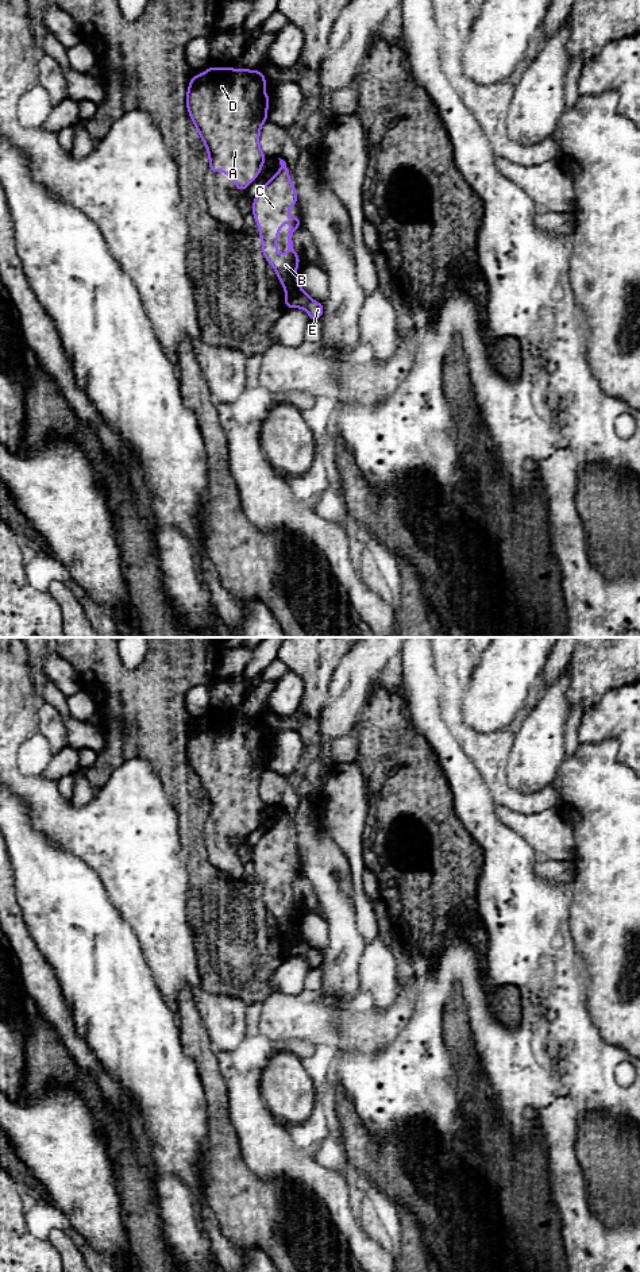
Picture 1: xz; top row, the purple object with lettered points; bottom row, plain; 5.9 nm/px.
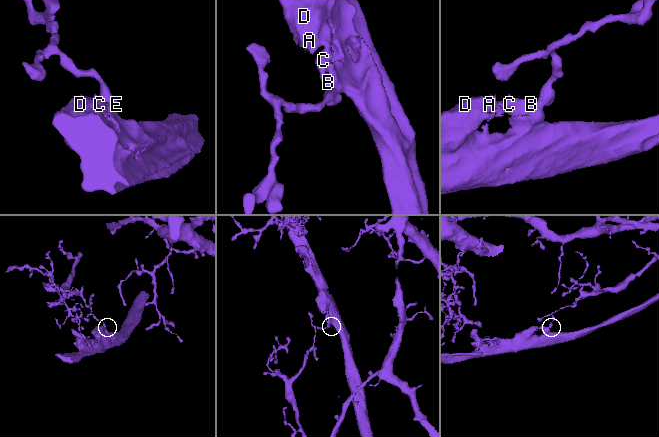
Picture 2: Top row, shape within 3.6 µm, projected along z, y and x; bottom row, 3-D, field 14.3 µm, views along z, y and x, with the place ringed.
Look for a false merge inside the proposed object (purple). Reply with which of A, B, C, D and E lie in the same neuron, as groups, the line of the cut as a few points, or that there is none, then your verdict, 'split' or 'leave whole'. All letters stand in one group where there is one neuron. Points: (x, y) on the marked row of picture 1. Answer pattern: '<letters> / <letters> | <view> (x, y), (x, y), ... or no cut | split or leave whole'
A B C D / E | xz (297, 282), (286, 290) | split

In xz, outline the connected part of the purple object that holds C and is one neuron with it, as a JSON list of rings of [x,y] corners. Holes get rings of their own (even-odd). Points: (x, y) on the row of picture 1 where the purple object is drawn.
[[[278,158],[278,159],[279,159],[279,165],[281,165],[282,169],[278,170],[278,171],[275,173],[275,176],[274,176],[273,178],[270,178],[270,180],[266,182],[266,185],[262,188],[262,190],[254,197],[254,204],[252,204],[252,211],[251,211],[251,213],[254,215],[254,217],[255,217],[255,220],[257,220],[257,224],[258,224],[258,228],[259,228],[258,234],[259,234],[261,238],[262,238],[262,254],[265,255],[266,261],[274,267],[274,270],[275,270],[275,273],[277,273],[277,275],[278,275],[278,280],[279,280],[279,282],[281,282],[284,290],[288,290],[288,289],[290,289],[290,288],[293,288],[293,286],[296,286],[296,285],[298,284],[298,275],[297,275],[297,273],[296,273],[296,269],[297,269],[297,266],[298,266],[298,263],[300,263],[301,259],[300,259],[300,257],[296,254],[296,251],[294,251],[294,248],[293,248],[292,236],[293,236],[293,232],[294,232],[296,230],[301,228],[301,227],[300,227],[300,224],[301,224],[301,217],[300,217],[300,216],[296,216],[296,217],[292,217],[290,220],[288,219],[289,207],[290,207],[290,205],[292,205],[292,207],[296,207],[296,203],[297,203],[297,192],[296,192],[296,188],[293,186],[293,184],[292,184],[292,181],[290,181],[290,178],[289,178],[289,167],[288,167],[286,162],[285,162],[284,159],[281,159],[281,158]],[[288,220],[290,221],[290,228],[289,228],[289,231],[288,231],[288,254],[286,254],[286,255],[278,255],[278,254],[277,254],[277,236],[278,236],[278,234],[279,234],[279,227],[281,227],[281,224],[282,224],[282,223],[286,223]]]

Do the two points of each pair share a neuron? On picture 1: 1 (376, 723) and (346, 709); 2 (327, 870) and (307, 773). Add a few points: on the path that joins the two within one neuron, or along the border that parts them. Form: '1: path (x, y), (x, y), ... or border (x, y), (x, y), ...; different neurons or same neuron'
1: border (371, 685), (369, 701), (355, 724); different neurons
2: border (319, 794), (300, 801); different neurons

